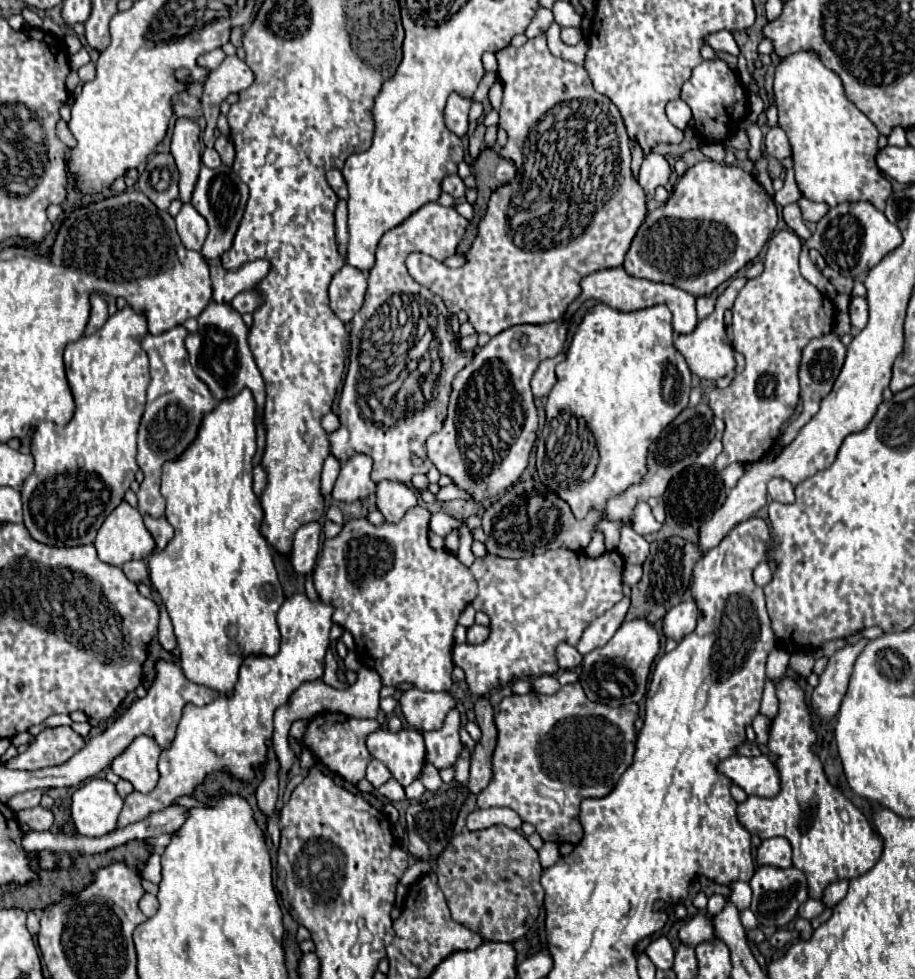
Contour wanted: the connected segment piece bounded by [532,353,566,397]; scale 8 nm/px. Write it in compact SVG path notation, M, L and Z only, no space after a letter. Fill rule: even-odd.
M564 353L558 355L558 357L552 357L552 359L544 359L538 367L538 371L534 373L532 377L532 393L534 397L544 397L550 393L552 385L556 383L556 375L554 375L554 369L560 361L564 361Z

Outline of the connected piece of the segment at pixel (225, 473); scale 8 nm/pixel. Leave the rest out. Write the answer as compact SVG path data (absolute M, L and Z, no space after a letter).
M248 389L204 415L196 441L162 469L162 497L166 499L166 519L174 527L174 539L164 551L150 555L150 581L162 597L172 619L180 649L180 665L192 683L210 687L220 697L230 697L238 679L238 669L246 655L274 657L280 647L276 613L286 601L272 549L260 533L262 507L252 491L252 457L256 453L254 397Z

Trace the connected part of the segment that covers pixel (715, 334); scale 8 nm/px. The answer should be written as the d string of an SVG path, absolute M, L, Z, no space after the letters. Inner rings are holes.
M745 277L733 278L724 293L718 297L718 303L716 303L714 313L710 313L702 321L698 321L698 325L696 325L696 329L692 333L678 335L676 341L674 341L676 349L686 357L686 363L688 363L690 371L696 373L700 379L712 379L712 381L716 381L716 379L732 373L734 367L736 367L734 349L732 349L732 343L728 339L728 333L726 333L726 325L724 325L724 311L733 306L738 292L742 289L746 281L747 279Z

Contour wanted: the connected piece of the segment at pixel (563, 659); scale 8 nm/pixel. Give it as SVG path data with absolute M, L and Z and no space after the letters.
M560 643L556 649L556 659L562 669L576 669L582 663L582 655L576 651L576 647L568 643Z

